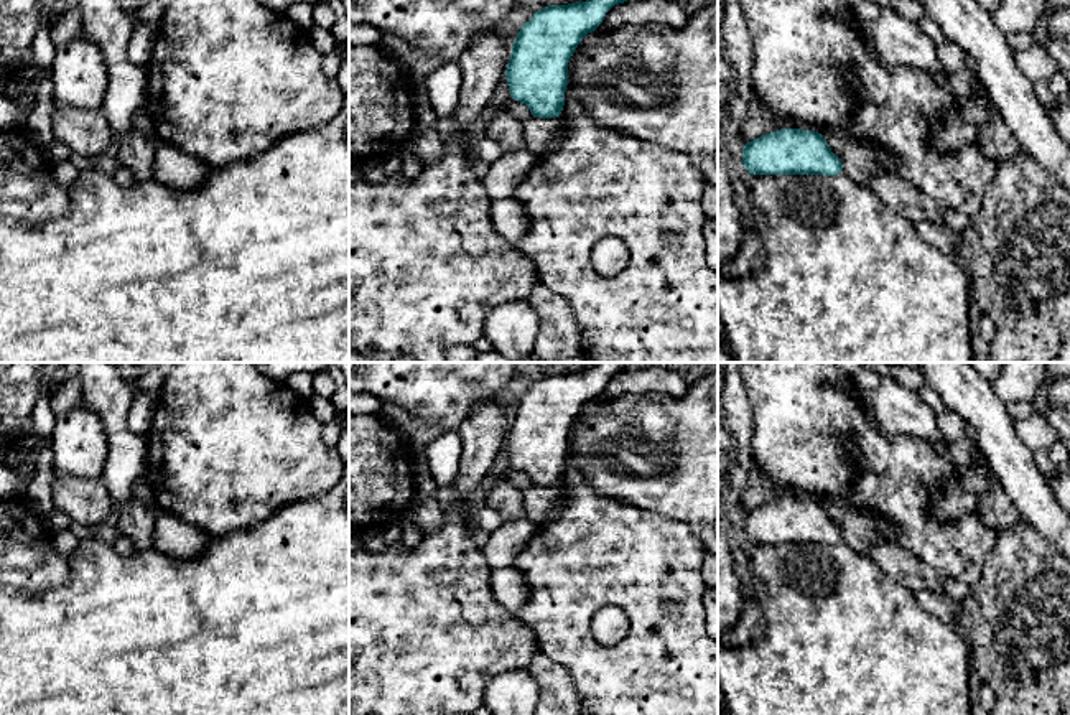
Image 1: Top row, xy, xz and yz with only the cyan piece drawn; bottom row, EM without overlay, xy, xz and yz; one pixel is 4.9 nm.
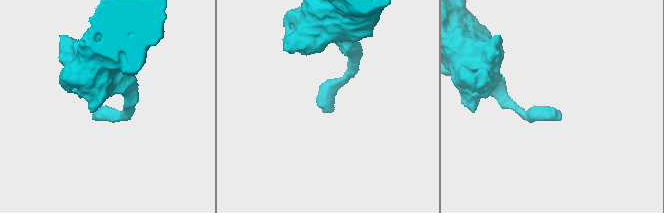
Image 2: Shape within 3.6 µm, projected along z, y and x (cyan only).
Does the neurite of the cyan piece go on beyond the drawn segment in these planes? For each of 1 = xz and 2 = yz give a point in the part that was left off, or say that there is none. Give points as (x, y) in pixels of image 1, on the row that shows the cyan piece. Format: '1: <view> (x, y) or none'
1: none
2: none

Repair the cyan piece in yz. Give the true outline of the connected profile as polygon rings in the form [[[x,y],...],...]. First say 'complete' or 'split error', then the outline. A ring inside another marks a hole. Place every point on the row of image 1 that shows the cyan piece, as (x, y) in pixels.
complete; [[[780,129],[742,147],[742,165],[749,175],[826,175],[843,171],[821,133]]]

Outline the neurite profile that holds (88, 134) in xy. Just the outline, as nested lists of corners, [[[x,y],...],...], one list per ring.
[[[53,109],[53,137],[64,143],[81,163],[114,147],[115,133],[102,109]]]

